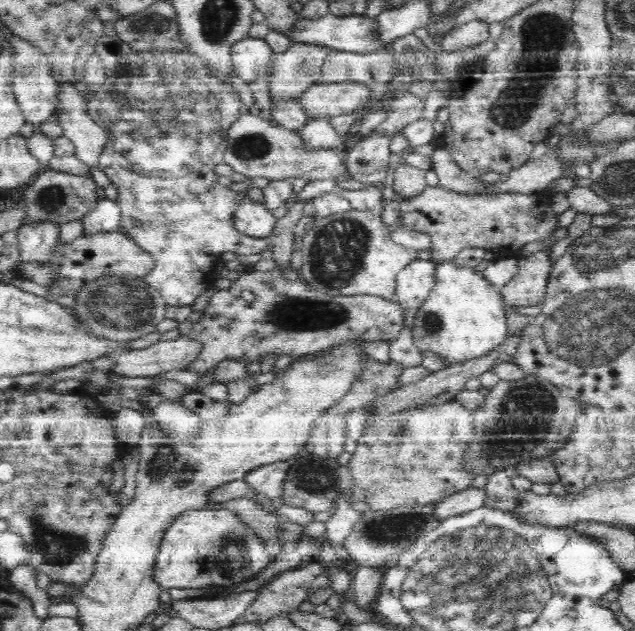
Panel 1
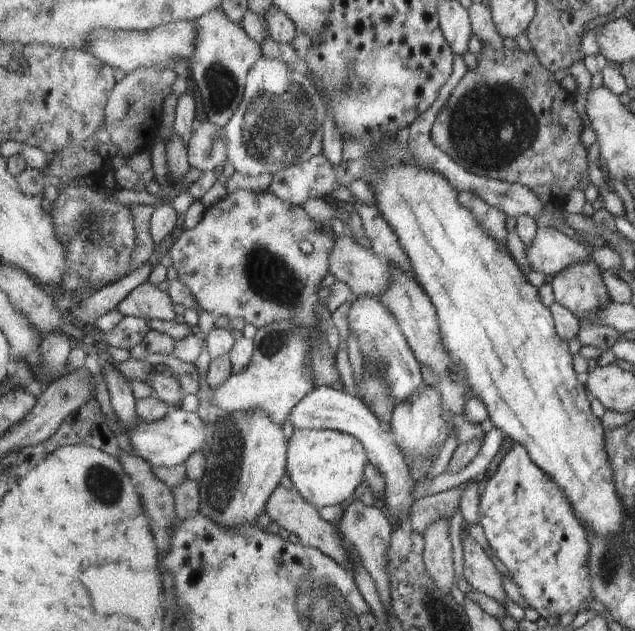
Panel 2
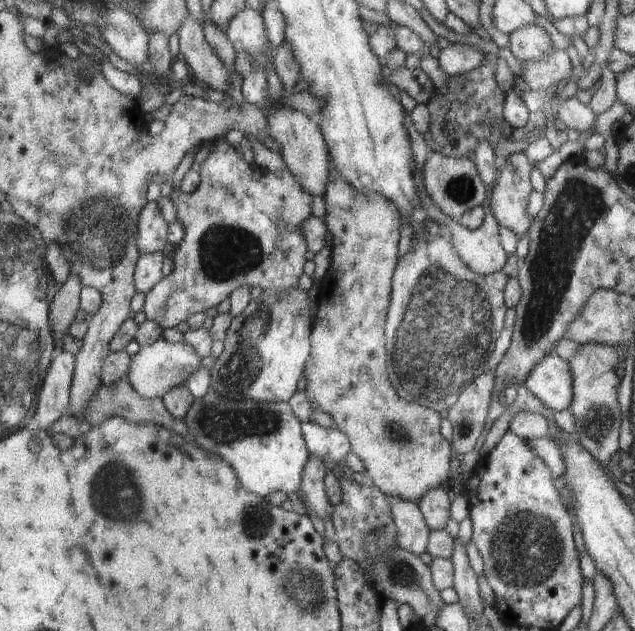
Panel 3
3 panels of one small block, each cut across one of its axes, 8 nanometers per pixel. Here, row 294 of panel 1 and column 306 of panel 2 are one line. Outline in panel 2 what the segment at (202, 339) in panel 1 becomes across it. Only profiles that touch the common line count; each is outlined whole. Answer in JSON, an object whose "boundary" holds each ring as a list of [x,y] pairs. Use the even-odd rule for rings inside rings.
{"boundary":[[[238,189],[226,194],[218,202],[206,208],[200,223],[192,229],[184,228],[177,232],[175,239],[169,253],[173,260],[173,266],[178,272],[178,279],[191,290],[198,305],[206,312],[212,313],[215,317],[220,315],[227,316],[229,319],[238,317],[245,320],[247,324],[251,324],[251,322],[280,322],[286,321],[286,318],[300,318],[300,321],[296,321],[296,324],[302,322],[306,327],[309,325],[319,326],[320,321],[316,317],[318,288],[320,288],[320,282],[322,282],[324,276],[328,274],[328,254],[331,254],[330,250],[334,250],[332,246],[335,246],[335,244],[334,238],[322,229],[322,223],[316,223],[304,211],[303,207],[285,203],[269,190],[256,193],[250,189]]]}

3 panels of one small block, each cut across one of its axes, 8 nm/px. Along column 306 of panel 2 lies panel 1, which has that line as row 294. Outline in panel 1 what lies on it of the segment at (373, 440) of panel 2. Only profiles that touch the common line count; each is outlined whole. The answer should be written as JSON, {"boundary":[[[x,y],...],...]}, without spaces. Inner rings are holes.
{"boundary":[[[414,259],[397,274],[394,300],[405,310],[405,324],[412,327],[413,317],[435,287],[435,266],[430,260]]]}

